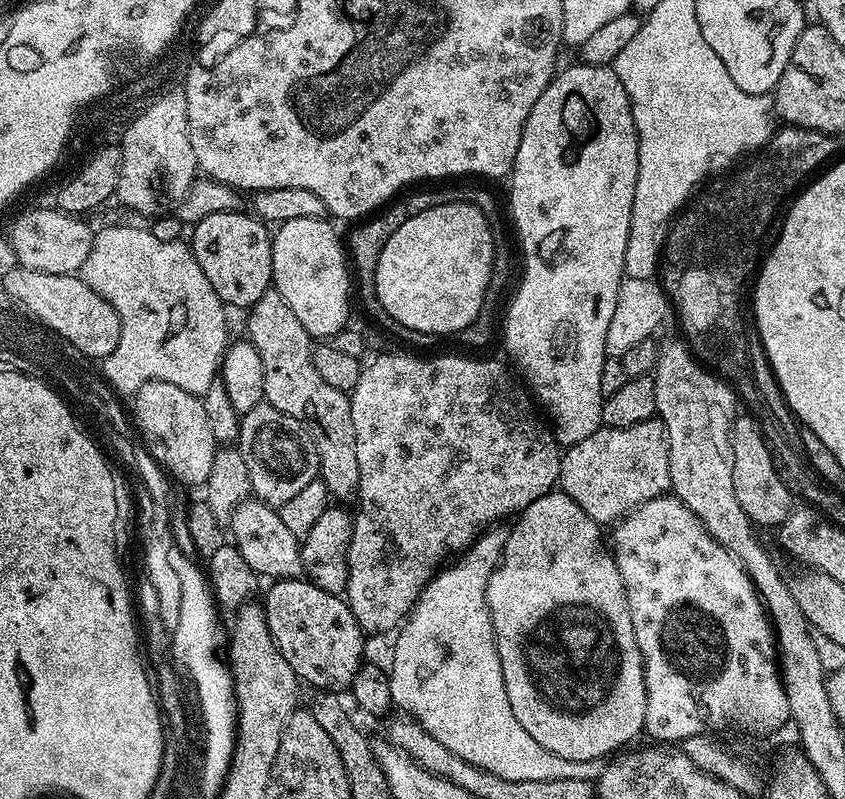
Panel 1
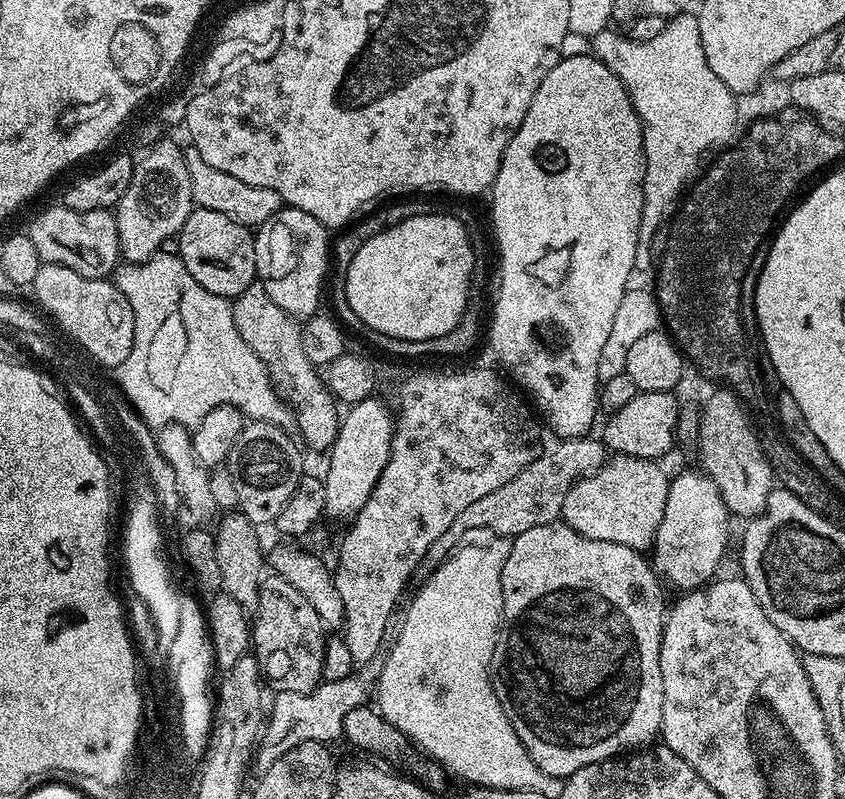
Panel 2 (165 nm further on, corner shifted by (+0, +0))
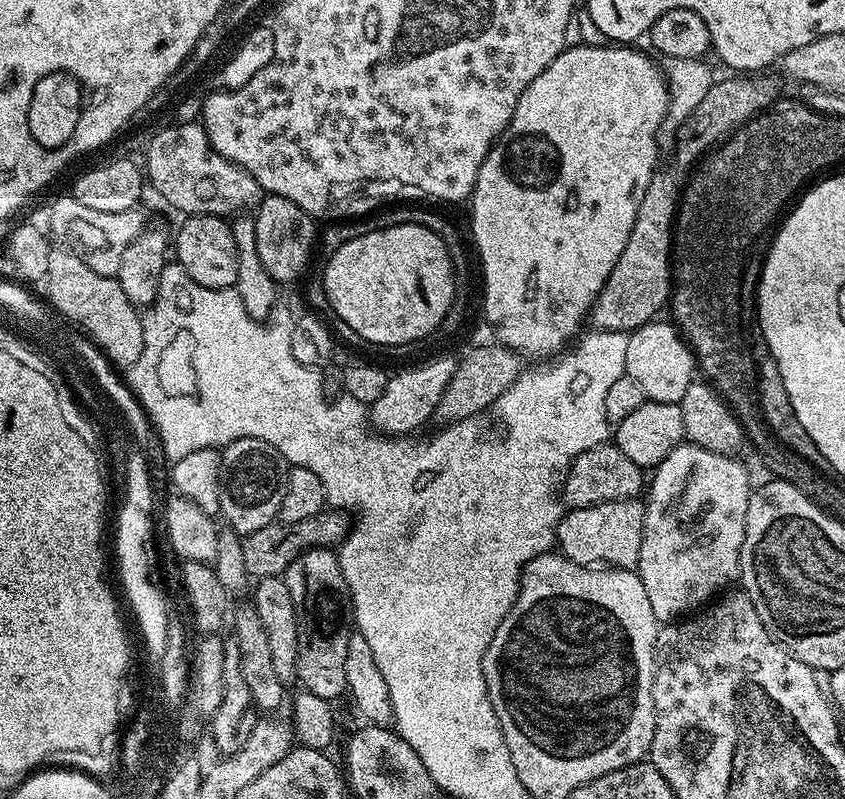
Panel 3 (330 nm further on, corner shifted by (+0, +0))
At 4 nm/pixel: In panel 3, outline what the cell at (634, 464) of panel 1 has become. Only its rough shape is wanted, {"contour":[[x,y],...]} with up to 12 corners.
{"contour":[[644,504],[565,511],[556,544],[575,564],[635,569]]}

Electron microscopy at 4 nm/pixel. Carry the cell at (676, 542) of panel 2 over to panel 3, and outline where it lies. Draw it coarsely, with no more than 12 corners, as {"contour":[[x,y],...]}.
{"contour":[[682,442],[651,475],[638,571],[657,622],[740,575],[752,485]]}

